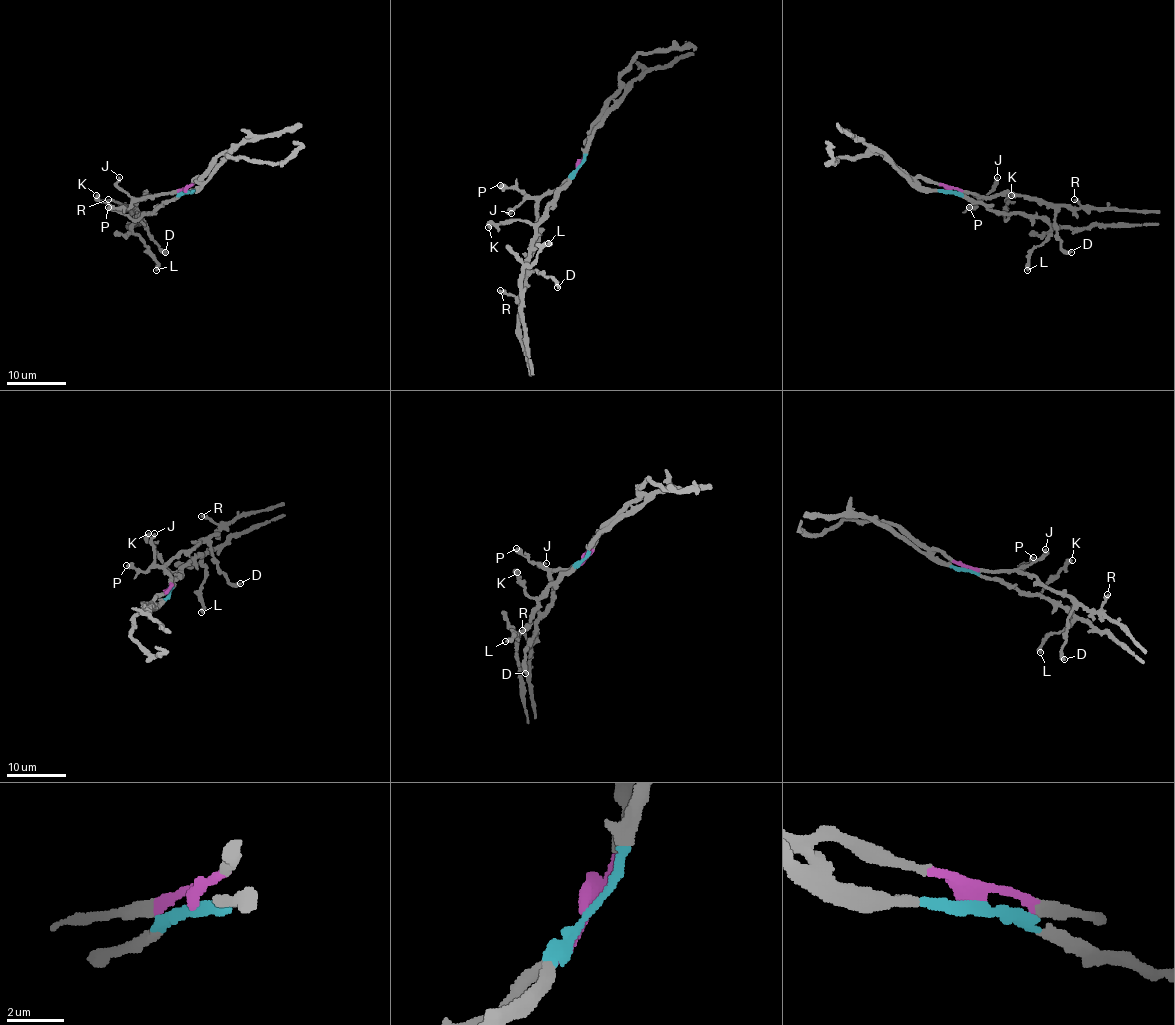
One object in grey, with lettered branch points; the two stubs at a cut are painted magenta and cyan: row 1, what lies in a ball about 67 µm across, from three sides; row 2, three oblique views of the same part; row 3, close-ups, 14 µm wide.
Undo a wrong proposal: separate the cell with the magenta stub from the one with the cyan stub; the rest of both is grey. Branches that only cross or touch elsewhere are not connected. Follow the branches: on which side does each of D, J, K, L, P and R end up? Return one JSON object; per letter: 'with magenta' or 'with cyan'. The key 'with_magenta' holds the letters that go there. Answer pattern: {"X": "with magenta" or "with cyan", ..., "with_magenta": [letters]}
{"D": "with magenta", "J": "with magenta", "K": "with cyan", "L": "with cyan", "P": "with magenta", "R": "with magenta", "with_magenta": ["D", "J", "P", "R"]}

